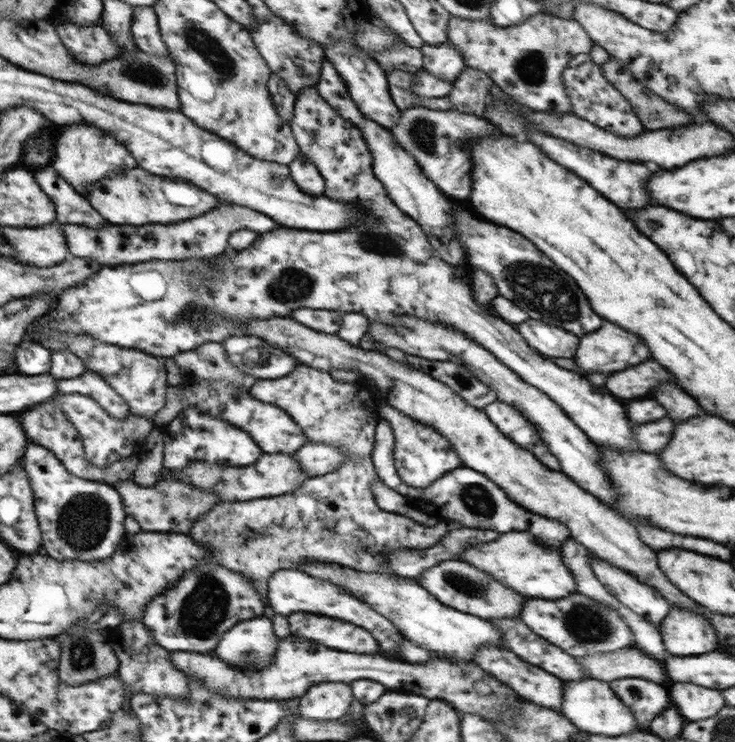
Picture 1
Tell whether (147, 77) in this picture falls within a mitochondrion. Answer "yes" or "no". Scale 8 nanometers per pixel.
yes

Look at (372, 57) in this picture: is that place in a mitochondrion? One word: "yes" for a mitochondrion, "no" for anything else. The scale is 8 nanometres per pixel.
no

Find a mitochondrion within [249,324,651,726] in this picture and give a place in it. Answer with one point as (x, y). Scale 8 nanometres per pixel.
(585, 624)

